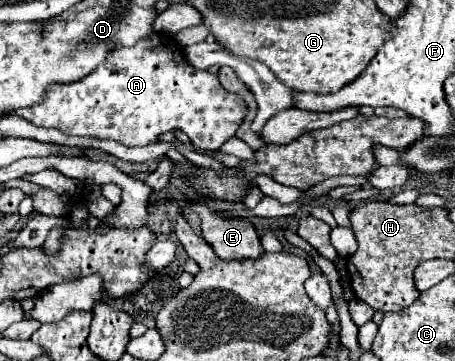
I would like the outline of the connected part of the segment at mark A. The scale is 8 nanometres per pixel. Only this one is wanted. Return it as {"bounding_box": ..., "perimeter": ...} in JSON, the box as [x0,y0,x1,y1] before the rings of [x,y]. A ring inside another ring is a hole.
{"bounding_box":[16,35,246,151],"perimeter":[[[154,35],[152,39],[148,39],[148,43],[112,51],[112,55],[108,55],[108,59],[100,67],[96,67],[96,71],[80,79],[80,83],[70,83],[68,87],[52,87],[48,101],[22,109],[16,115],[40,127],[54,127],[66,135],[112,139],[126,147],[154,145],[160,141],[162,133],[182,129],[196,147],[216,151],[224,141],[236,135],[236,129],[246,115],[246,103],[236,93],[226,91],[220,85],[216,73],[192,67],[184,59],[180,47],[168,47],[168,39]]]}

